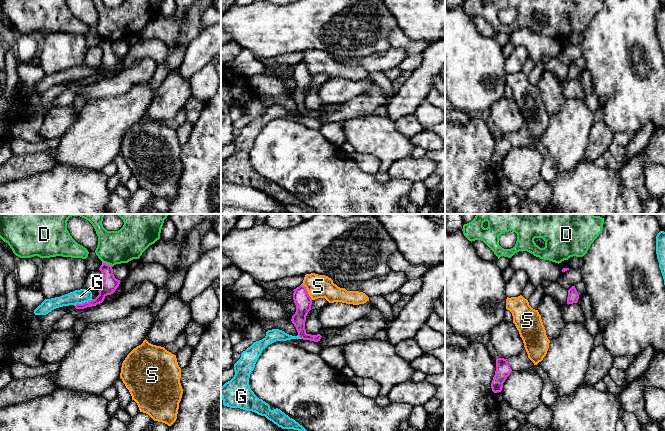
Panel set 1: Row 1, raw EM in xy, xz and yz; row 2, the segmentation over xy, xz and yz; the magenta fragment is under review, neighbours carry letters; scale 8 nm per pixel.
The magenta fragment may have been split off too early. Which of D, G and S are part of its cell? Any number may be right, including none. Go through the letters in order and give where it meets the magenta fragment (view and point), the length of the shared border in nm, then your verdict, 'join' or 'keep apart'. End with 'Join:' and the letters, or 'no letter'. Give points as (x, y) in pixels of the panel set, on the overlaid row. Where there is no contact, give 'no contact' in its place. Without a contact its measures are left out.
D: contact xy (107, 264); length 90 nm; keep apart
G: contact xy (83, 303); length 160 nm; keep apart
S: contact xz (307, 291); length 160 nm; keep apart
Join: no letter

